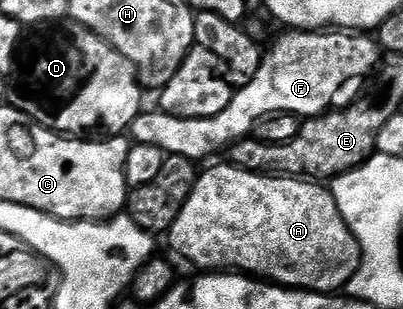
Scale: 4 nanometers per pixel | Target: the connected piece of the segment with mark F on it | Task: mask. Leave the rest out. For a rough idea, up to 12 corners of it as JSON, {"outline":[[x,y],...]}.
{"outline":[[285,31],[219,115],[142,111],[136,144],[201,163],[273,113],[319,117],[378,68],[365,31]]}

